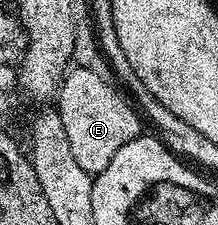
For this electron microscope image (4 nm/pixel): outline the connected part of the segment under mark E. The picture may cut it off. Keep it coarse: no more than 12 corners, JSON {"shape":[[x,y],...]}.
{"shape":[[76,65],[57,110],[93,177],[141,134],[140,112]]}

